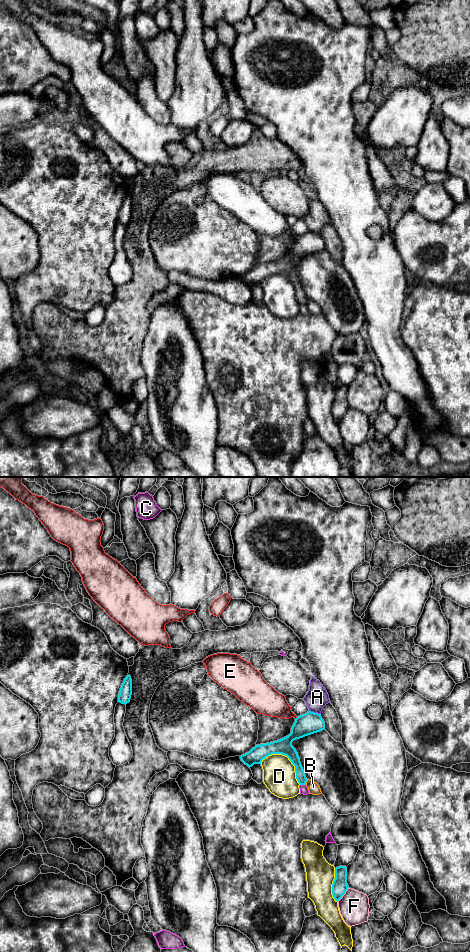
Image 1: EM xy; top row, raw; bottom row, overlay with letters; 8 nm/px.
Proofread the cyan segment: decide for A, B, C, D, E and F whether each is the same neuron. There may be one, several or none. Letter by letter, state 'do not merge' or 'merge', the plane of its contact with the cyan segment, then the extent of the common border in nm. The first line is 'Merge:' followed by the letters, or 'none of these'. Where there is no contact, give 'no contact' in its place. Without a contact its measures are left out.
Merge: none of these
A: do not merge | xy | 100 nm
B: do not merge | xy | 50 nm
C: do not merge | xy | 50 nm
D: do not merge | xy | 380 nm
E: do not merge | xy | 30 nm
F: do not merge | xy | 150 nm

